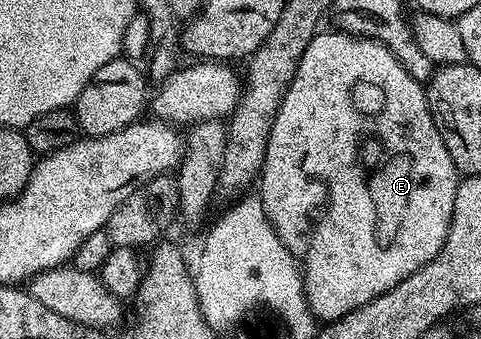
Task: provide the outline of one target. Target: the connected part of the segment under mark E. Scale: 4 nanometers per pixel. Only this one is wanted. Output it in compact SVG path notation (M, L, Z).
M317 31L310 46L306 46L306 54L302 54L302 62L298 62L298 70L282 98L282 106L278 106L278 114L270 130L270 142L266 146L266 158L258 177L258 199L264 208L264 216L272 223L272 229L286 250L290 250L290 254L296 257L302 269L304 298L309 313L315 319L317 316L320 322L331 322L340 320L350 314L350 310L358 310L358 306L366 306L366 302L386 294L398 286L398 282L410 278L414 270L426 266L426 262L430 262L438 250L442 250L452 225L458 173L450 158L450 150L446 150L446 142L442 142L442 134L438 134L438 126L434 126L434 118L430 118L425 85L410 78L387 44L374 38L358 40L342 32L324 31Z

